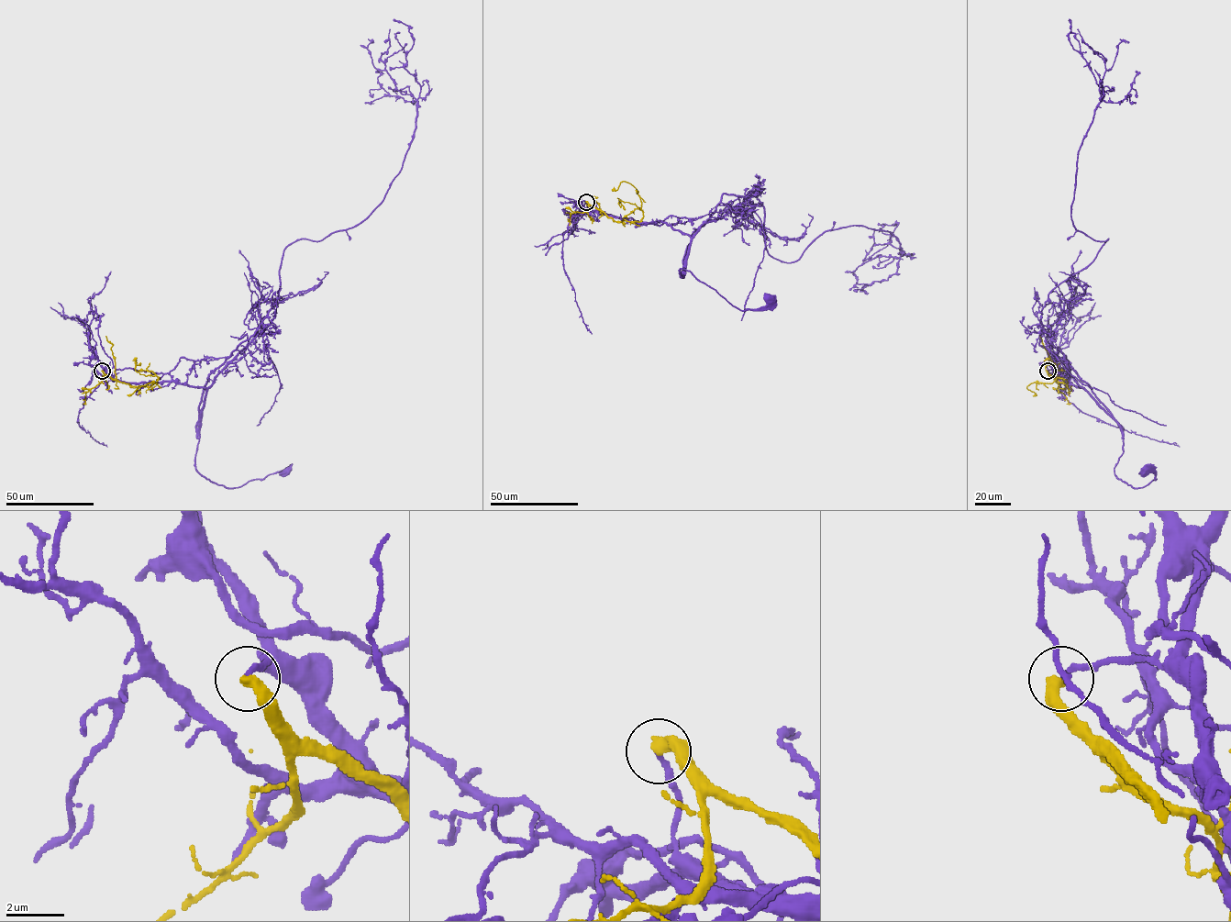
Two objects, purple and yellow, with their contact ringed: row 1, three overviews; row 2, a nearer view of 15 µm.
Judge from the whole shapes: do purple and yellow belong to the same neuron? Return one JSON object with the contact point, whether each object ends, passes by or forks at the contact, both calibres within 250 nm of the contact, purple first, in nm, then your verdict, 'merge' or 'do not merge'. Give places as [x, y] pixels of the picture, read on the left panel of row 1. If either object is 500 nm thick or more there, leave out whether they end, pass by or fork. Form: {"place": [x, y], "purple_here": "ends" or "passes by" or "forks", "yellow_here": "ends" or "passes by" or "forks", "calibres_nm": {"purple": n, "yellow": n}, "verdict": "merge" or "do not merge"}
{"place": [102, 371], "purple_here": "ends", "yellow_here": "ends", "calibres_nm": {"purple": 180, "yellow": 440}, "verdict": "do not merge"}

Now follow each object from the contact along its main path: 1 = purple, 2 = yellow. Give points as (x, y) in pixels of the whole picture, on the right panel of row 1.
1: (1048, 371), (1084, 389), (1116, 422), (1123, 453), (1116, 476), (1139, 488), (1156, 479), (1144, 472)
2: (1048, 371), (1067, 386), (1065, 380), (1057, 377), (1051, 383), (1033, 383), (1026, 388), (1035, 394)

